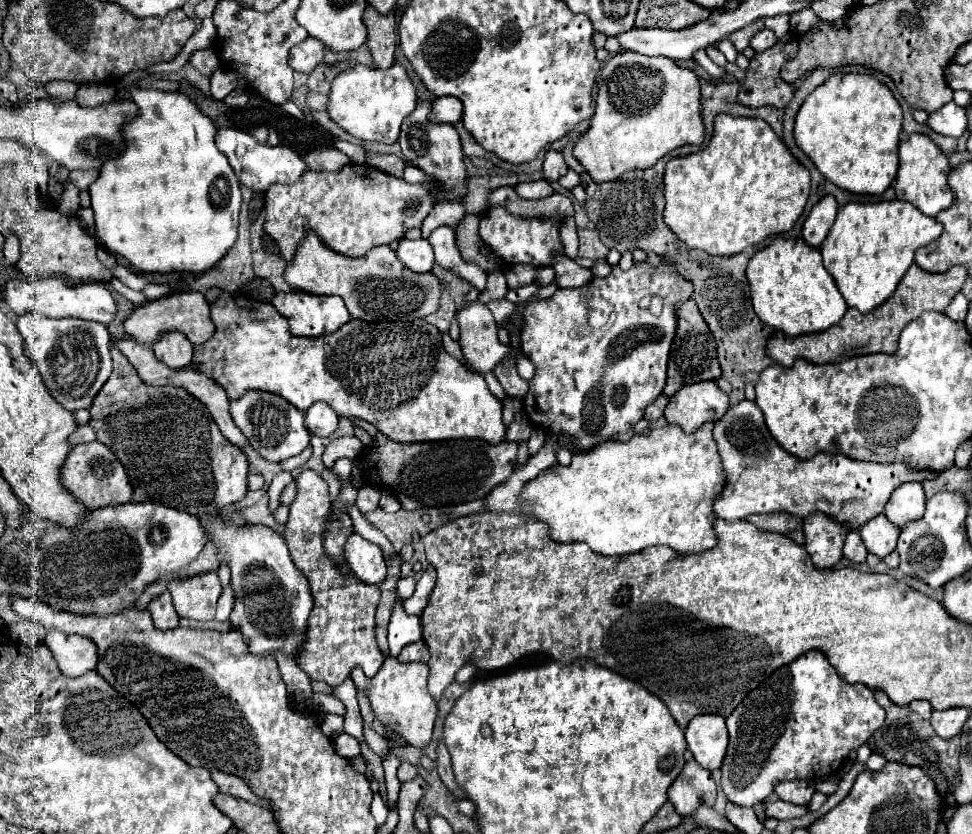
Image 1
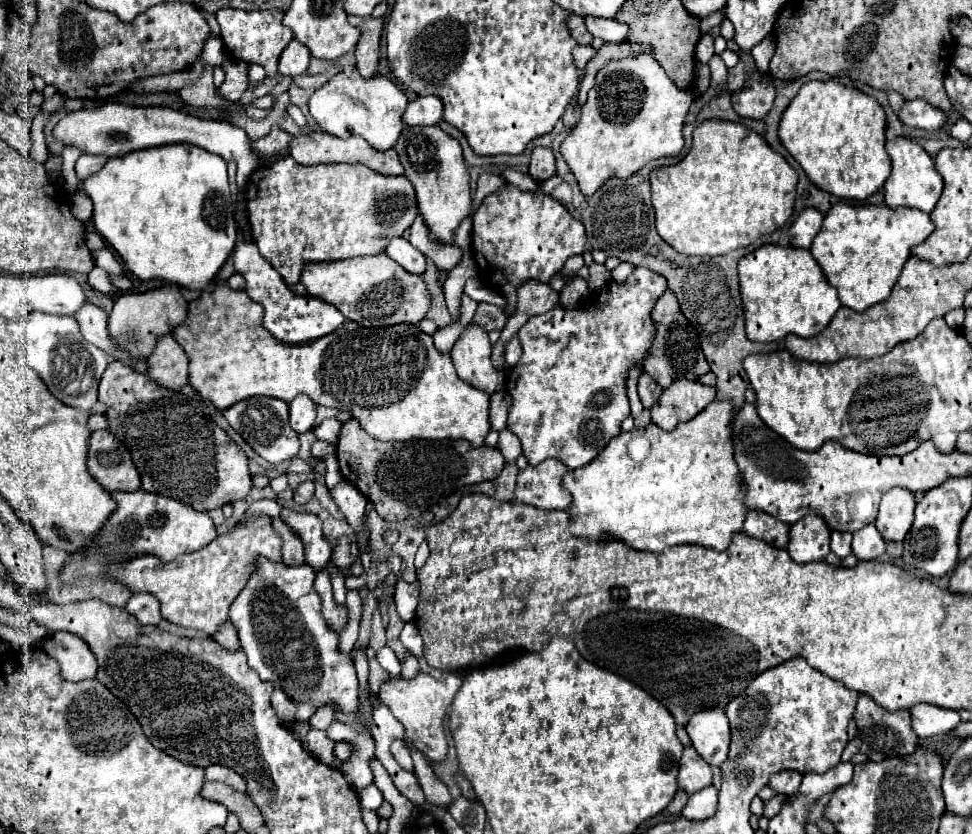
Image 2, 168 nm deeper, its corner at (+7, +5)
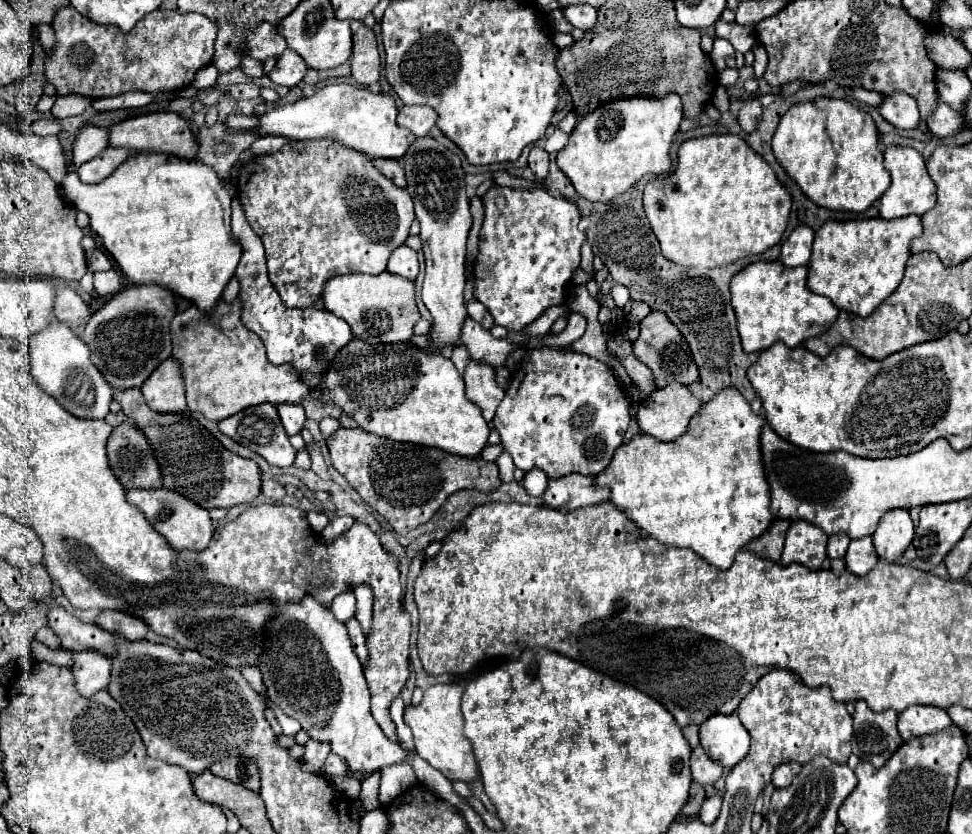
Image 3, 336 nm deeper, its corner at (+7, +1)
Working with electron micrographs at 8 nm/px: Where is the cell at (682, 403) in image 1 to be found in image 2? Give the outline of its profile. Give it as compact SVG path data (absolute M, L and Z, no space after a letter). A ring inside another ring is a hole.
M678 380L668 386L658 404L650 408L652 422L662 430L672 430L678 422L692 420L700 410L704 410L710 402L716 400L714 386L706 386L700 382Z

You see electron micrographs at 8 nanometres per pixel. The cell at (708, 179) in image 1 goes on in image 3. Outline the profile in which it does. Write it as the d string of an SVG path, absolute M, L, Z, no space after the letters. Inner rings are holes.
M736 134L704 136L684 142L678 150L676 170L668 176L658 176L644 186L644 212L660 242L664 258L686 268L718 268L776 246L786 230L790 204L792 198L776 180L774 170Z

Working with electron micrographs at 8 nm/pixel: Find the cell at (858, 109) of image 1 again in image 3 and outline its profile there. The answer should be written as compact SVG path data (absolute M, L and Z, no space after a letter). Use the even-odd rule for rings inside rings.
M816 98L794 104L774 132L772 152L800 190L828 210L860 214L890 186L872 116L846 100Z

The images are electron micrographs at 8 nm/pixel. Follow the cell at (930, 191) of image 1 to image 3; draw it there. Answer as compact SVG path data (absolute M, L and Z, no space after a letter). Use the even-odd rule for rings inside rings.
M890 146L884 152L884 168L890 172L892 182L890 188L884 192L884 196L880 198L880 216L884 220L894 220L900 216L908 216L908 214L916 214L922 216L928 210L934 208L936 204L936 184L928 178L926 172L926 162L920 156L918 150L910 148L910 146Z

